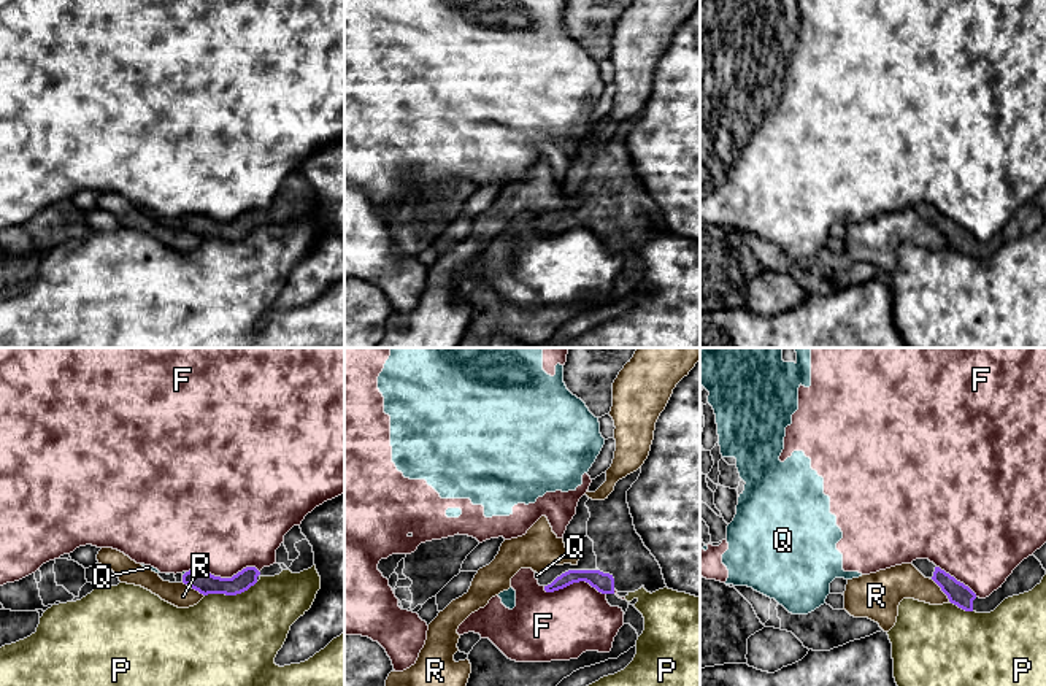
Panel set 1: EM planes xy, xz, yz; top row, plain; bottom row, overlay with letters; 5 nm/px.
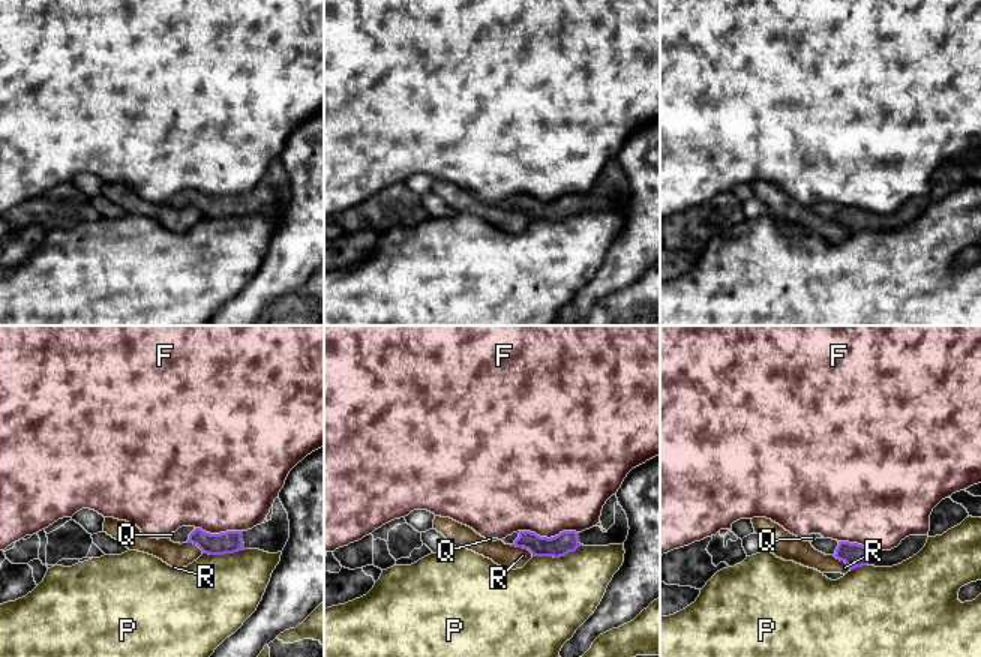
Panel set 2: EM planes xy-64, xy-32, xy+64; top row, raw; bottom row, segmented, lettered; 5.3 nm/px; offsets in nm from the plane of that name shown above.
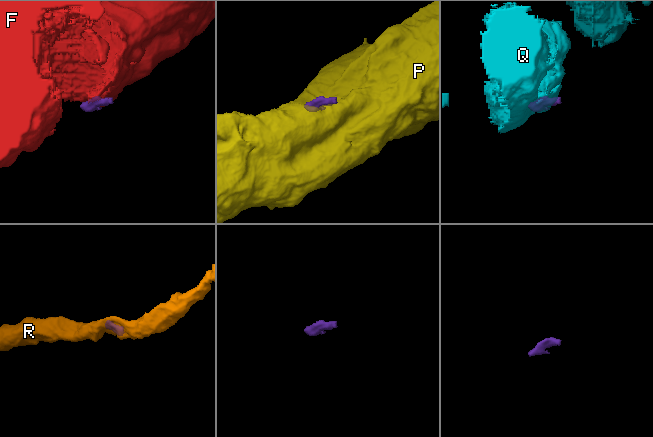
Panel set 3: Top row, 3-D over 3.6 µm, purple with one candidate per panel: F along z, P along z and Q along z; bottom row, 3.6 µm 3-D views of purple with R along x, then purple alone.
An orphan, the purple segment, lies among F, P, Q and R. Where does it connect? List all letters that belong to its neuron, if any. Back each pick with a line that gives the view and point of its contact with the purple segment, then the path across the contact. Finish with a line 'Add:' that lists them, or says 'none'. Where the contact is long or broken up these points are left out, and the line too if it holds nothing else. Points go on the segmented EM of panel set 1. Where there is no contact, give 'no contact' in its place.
Add: none

